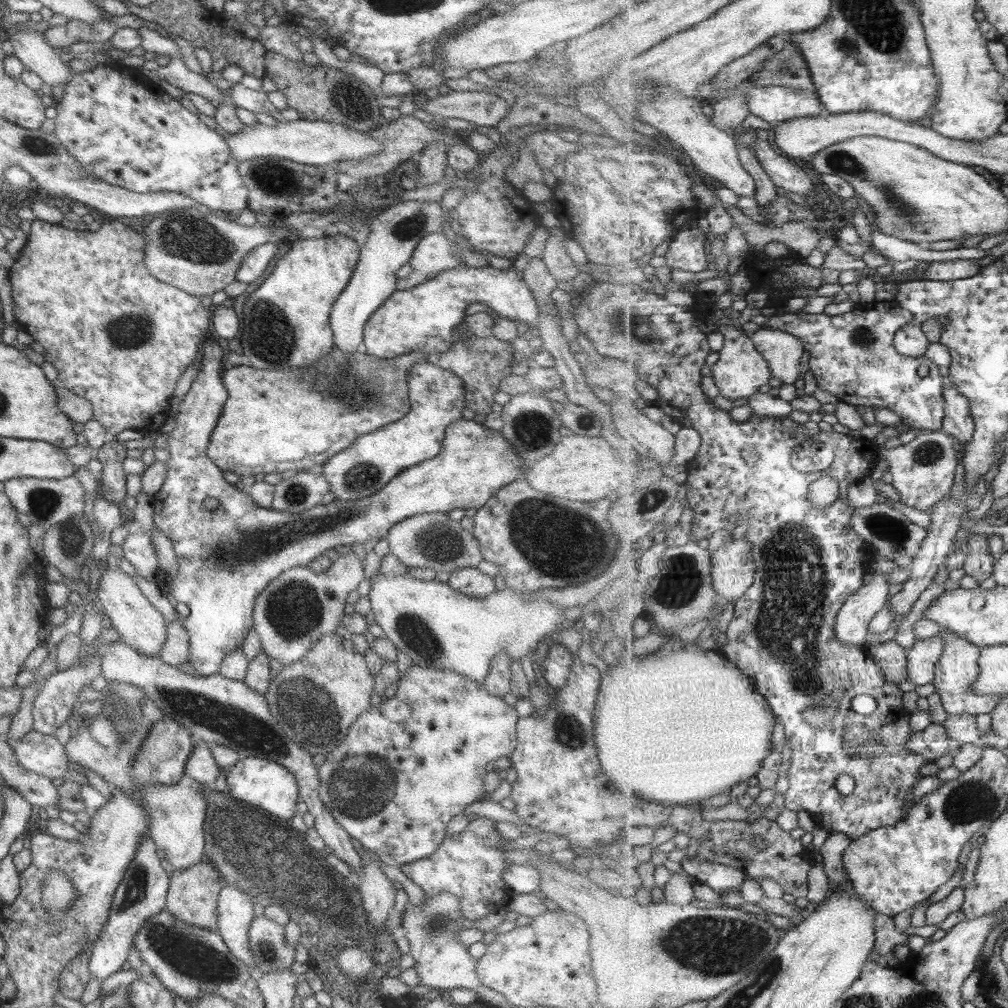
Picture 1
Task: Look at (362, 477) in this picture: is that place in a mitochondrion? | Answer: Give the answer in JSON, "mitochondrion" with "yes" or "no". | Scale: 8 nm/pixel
{"mitochondrion":"yes"}

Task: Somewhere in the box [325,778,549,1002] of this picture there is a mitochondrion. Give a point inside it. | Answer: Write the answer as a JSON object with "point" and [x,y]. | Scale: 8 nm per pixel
{"point":[436,925]}

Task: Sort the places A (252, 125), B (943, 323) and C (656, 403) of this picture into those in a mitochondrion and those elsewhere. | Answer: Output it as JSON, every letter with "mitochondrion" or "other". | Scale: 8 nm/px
{"A":"other","B":"other","C":"other"}

